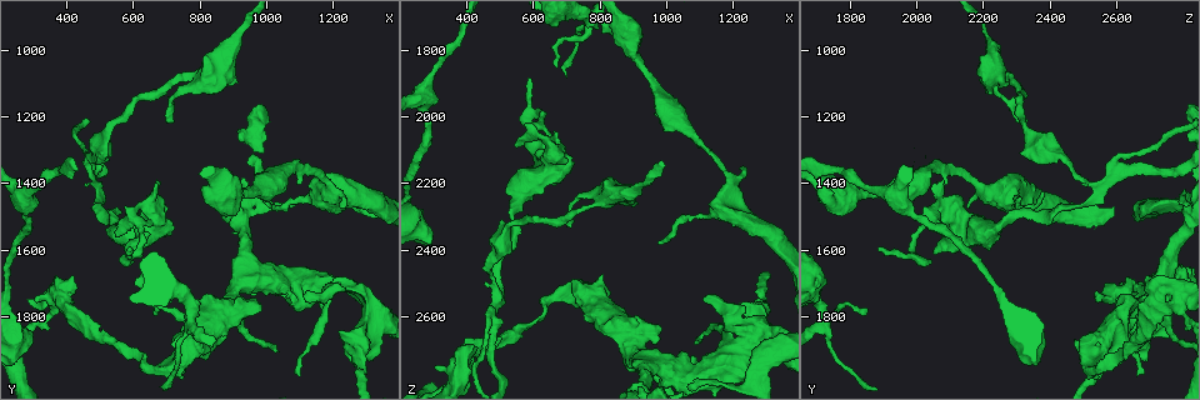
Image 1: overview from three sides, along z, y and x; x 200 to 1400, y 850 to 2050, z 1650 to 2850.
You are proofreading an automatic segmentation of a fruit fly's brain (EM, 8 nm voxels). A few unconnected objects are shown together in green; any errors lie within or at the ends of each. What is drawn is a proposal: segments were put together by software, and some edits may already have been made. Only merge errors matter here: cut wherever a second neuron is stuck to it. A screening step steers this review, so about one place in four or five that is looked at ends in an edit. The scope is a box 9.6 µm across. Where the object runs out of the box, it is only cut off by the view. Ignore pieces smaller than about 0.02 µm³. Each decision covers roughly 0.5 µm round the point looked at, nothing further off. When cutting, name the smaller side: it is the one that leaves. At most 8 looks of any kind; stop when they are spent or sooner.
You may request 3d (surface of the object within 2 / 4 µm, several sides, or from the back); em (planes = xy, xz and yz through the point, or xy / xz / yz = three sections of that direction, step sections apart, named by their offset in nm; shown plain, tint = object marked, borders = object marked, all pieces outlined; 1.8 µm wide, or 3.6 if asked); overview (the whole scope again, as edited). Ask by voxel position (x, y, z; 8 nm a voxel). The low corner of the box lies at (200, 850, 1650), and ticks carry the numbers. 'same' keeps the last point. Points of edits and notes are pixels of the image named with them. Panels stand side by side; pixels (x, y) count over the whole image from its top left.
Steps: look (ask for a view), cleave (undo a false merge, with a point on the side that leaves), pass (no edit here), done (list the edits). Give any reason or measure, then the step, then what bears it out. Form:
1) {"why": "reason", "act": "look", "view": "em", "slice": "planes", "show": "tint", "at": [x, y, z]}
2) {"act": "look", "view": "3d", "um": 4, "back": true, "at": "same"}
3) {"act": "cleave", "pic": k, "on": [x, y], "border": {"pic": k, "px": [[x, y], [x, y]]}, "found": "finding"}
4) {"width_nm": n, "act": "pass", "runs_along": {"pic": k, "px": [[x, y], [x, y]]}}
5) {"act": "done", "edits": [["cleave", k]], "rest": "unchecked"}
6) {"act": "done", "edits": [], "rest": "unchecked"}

{"why": "sharp bend", "act": "look", "view": "em", "um": 3.6, "slice": "yz", "step": 16, "show": "tint", "at": [1280, 1720, 2640]}

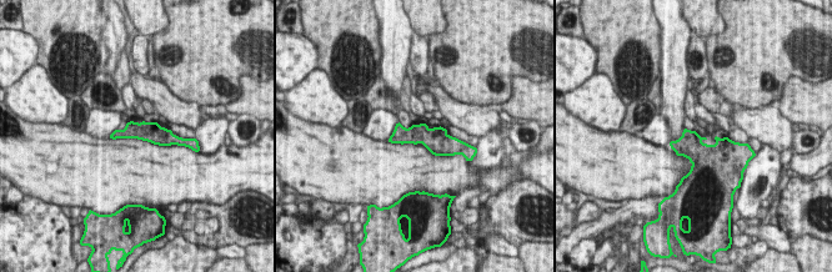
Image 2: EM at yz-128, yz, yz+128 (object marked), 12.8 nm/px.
{"act": "look", "view": "em", "um": 3.6, "slice": "xy", "step": 16, "show": "tint", "at": "same"}

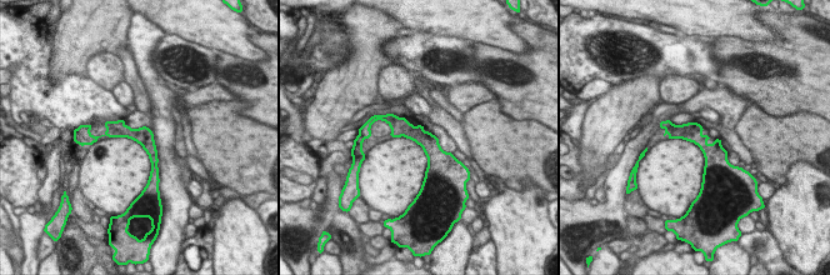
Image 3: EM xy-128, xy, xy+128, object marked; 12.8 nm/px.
{"width_nm": 240, "act": "pass", "runs_along": {"pic": 3, "px": [[390, 116], [433, 150], [430, 170]]}, "found": "continuous, no second neuron"}

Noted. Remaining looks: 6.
{"act": "look", "view": "3d", "um": 2, "at": [830, 1080, 2250]}

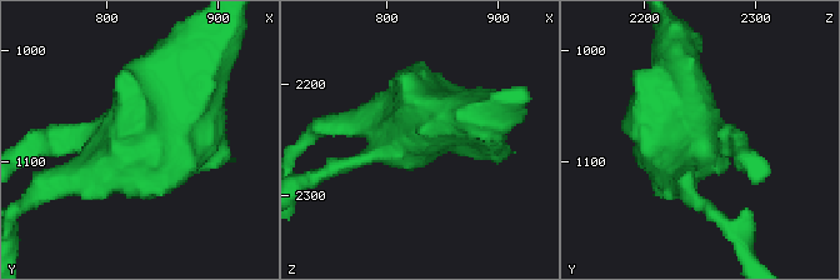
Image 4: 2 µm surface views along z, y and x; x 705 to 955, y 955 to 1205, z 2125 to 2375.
{"act": "look", "view": "em", "slice": "yz", "step": 8, "show": "tint", "at": [824, 1080, 2246]}

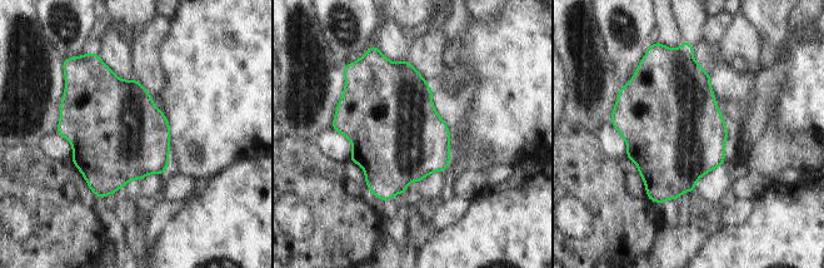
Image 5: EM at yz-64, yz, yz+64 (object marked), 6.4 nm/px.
{"act": "look", "view": "em", "slice": "planes", "show": "tint", "at": "same"}

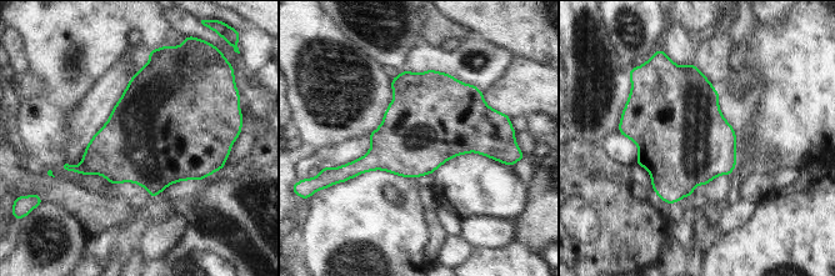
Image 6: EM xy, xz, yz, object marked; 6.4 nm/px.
{"act": "pass", "found": "all the same neuron"}

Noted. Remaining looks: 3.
{"why": "three-way junction", "act": "look", "view": "em", "slice": "xz", "step": 16, "show": "tint", "at": [500, 1420, 2550]}

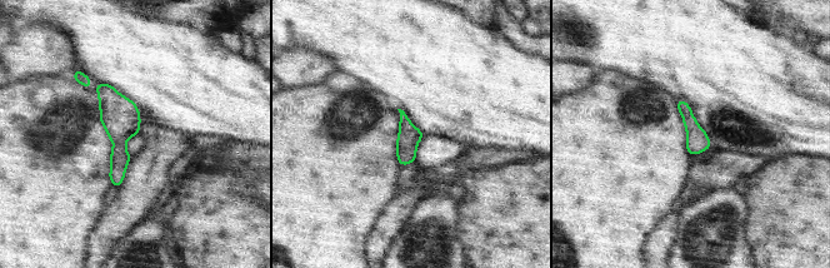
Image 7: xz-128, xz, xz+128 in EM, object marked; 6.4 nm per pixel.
{"why": "another direction", "act": "look", "view": "em", "slice": "planes", "show": "borders", "at": "same"}

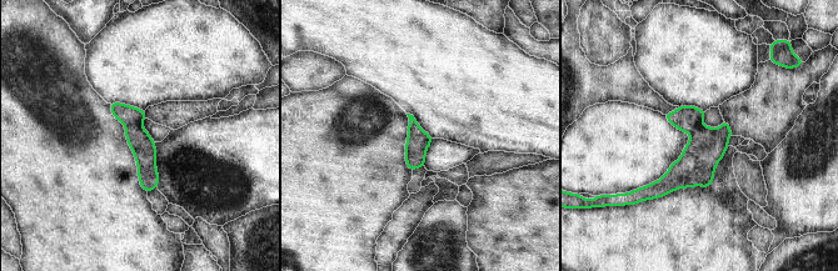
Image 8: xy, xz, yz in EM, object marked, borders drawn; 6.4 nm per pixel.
{"width_nm": 140, "act": "cleave", "pic": 8, "on": [129, 115], "border": {"pic": 8, "px": [[139, 124], [128, 124], [125, 126]]}, "found": "two neurons meet here"}

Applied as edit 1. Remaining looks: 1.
{"act": "done", "edits": [["cleave", 8]], "rest": "unchecked"}

